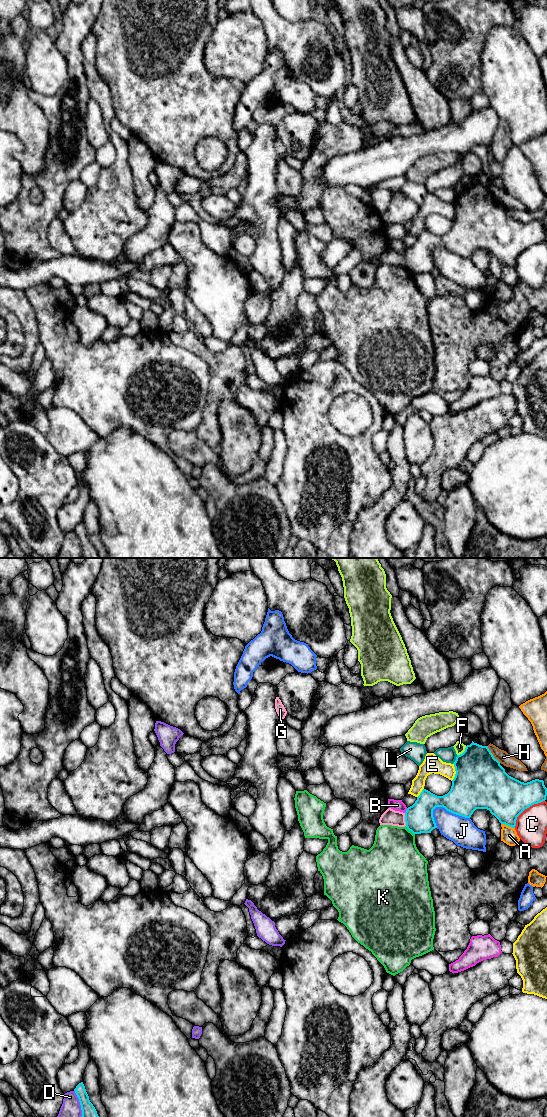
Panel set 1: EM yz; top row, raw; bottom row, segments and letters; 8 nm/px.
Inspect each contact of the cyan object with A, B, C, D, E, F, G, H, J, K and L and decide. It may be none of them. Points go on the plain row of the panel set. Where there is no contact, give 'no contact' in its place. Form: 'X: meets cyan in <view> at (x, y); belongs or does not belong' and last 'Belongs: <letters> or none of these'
A: meets cyan in yz at (508, 265); does not belong
B: meets cyan in yz at (406, 250); does not belong
C: meets cyan in yz at (525, 248); does not belong
D: meets cyan in yz at (80, 544); does not belong
E: meets cyan in yz at (456, 212); does not belong
F: meets cyan in yz at (463, 192); does not belong
G: meets cyan in yz at (405, 259); does not belong
H: meets cyan in yz at (492, 195); does not belong
J: meets cyan in yz at (451, 252); does not belong
K: meets cyan in yz at (410, 270); does not belong
L: meets cyan in yz at (456, 199); does not belong
Belongs: none of these

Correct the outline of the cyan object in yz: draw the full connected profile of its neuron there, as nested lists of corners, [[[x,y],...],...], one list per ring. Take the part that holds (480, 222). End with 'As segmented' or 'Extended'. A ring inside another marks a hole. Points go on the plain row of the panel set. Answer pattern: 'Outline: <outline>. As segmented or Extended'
Outline: [[[477,183],[467,185],[465,191],[457,195],[455,202],[455,217],[452,220],[450,231],[437,236],[423,229],[415,243],[405,252],[406,267],[413,274],[431,273],[437,268],[433,250],[443,247],[447,251],[470,258],[476,249],[487,249],[501,264],[515,268],[517,257],[527,248],[546,240],[547,228],[543,220],[535,219],[524,223],[509,216],[500,202],[494,198],[488,186]]]. As segmented

